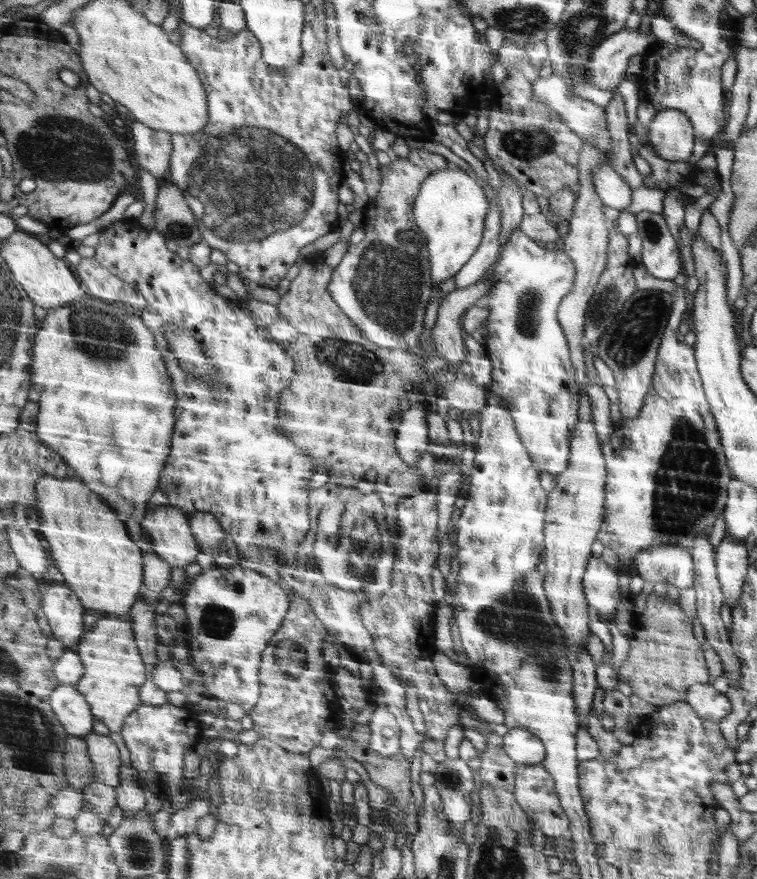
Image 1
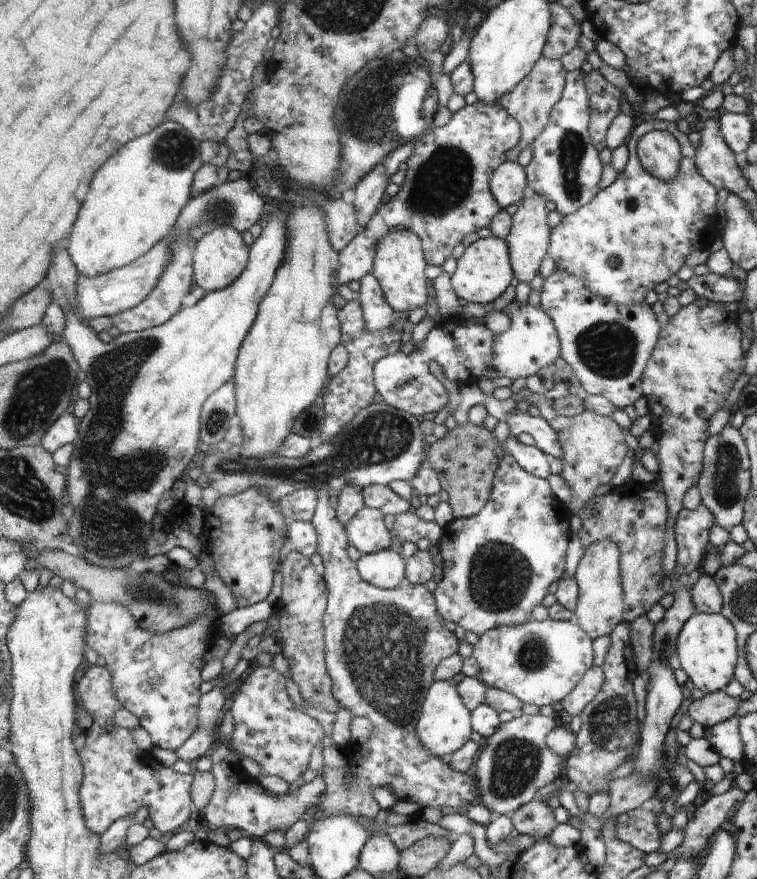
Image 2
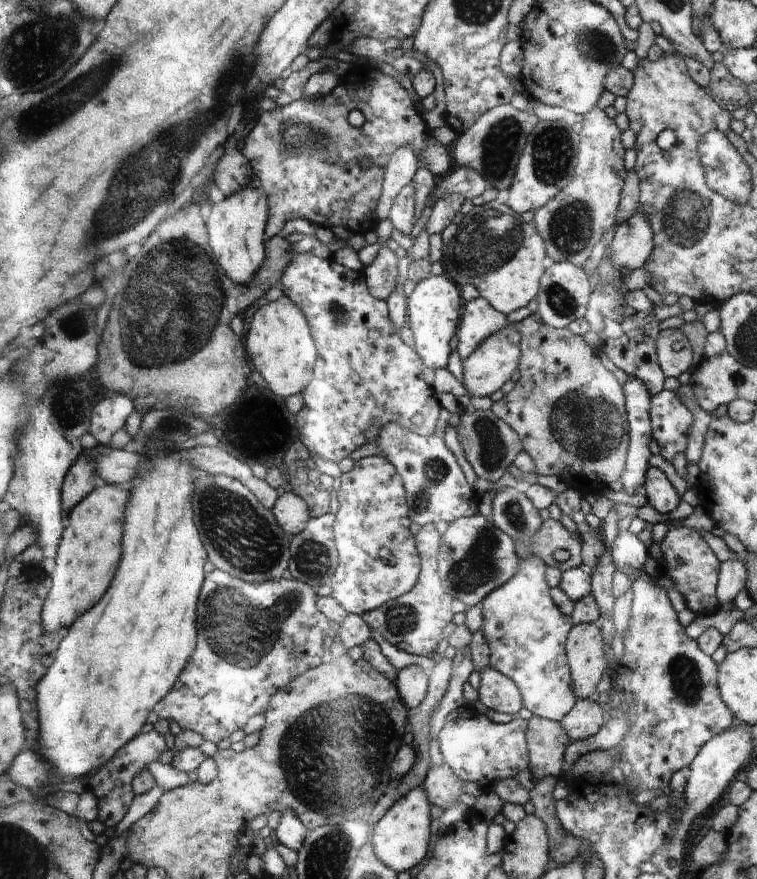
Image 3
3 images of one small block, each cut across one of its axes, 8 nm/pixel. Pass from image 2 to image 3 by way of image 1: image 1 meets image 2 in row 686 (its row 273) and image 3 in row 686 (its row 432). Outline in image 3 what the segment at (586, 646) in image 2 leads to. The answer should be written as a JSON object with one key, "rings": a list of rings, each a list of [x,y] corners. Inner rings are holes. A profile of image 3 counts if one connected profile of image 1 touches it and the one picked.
{"rings":[[[503,488],[495,496],[493,520],[503,532],[513,536],[517,544],[523,542],[529,546],[531,558],[521,560],[519,574],[481,602],[485,606],[483,630],[491,644],[491,668],[497,668],[515,680],[515,684],[521,688],[525,708],[533,716],[561,722],[573,710],[577,700],[571,670],[563,652],[563,642],[571,630],[571,620],[553,600],[553,590],[545,578],[545,560],[537,558],[533,552],[533,540],[545,522],[541,520],[539,508],[533,504],[533,500],[515,488]]]}

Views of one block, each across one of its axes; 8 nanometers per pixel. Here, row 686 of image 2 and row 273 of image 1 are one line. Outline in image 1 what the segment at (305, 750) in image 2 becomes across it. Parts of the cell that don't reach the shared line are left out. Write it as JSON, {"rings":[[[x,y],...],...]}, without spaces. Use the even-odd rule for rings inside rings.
{"rings":[[[319,18],[311,20],[305,28],[303,34],[303,48],[305,48],[305,58],[299,66],[287,68],[287,70],[273,70],[265,58],[263,58],[263,44],[261,40],[251,32],[251,30],[243,30],[231,38],[227,38],[225,42],[211,38],[207,32],[203,32],[197,26],[191,26],[189,22],[183,20],[181,28],[183,32],[183,50],[189,58],[189,62],[193,64],[193,68],[197,68],[201,80],[205,80],[205,90],[209,92],[209,112],[211,112],[211,120],[207,126],[207,132],[201,134],[173,134],[173,162],[171,162],[171,172],[167,182],[163,184],[163,188],[169,186],[177,186],[183,196],[187,198],[187,204],[191,208],[191,212],[197,216],[199,220],[199,228],[203,232],[203,238],[211,244],[211,248],[221,250],[227,260],[235,262],[241,268],[241,278],[247,278],[253,286],[265,286],[265,288],[275,288],[279,286],[279,282],[285,278],[285,274],[289,272],[289,266],[295,264],[295,260],[299,260],[299,250],[305,248],[307,244],[319,240],[321,236],[333,232],[339,228],[339,202],[341,202],[341,186],[345,184],[345,172],[343,172],[343,164],[349,158],[349,154],[341,152],[339,142],[337,142],[337,126],[339,122],[345,122],[351,110],[357,110],[357,102],[349,98],[349,88],[347,88],[347,78],[345,72],[339,70],[337,66],[333,66],[331,56],[329,56],[329,48],[327,48],[327,30],[325,30],[325,22],[321,22]]]}

